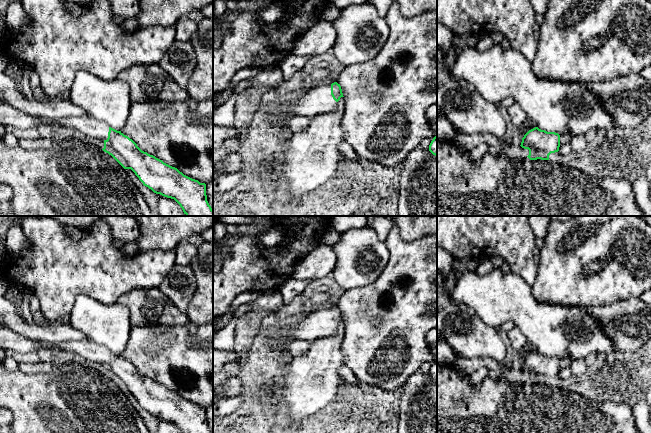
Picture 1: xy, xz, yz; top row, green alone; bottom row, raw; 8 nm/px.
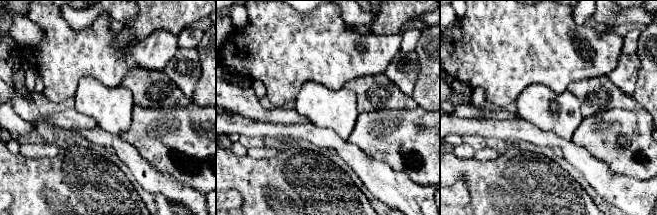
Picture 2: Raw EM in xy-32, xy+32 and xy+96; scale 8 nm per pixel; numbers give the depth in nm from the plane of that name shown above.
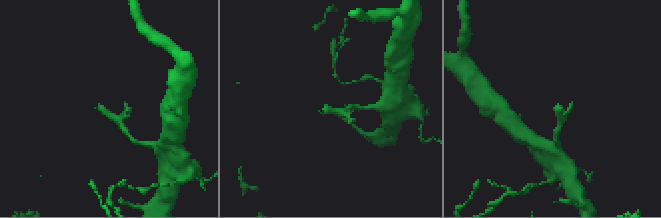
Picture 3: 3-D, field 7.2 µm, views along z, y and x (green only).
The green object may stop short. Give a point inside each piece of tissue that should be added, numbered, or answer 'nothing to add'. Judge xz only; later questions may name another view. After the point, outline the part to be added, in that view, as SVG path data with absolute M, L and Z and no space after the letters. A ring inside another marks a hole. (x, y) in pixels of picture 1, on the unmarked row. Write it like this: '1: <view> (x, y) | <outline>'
1: xz (318, 324) | M331 308L321 309L309 314L301 322L282 327L274 326L267 330L267 335L279 342L293 340L313 341L325 336L333 336L337 326L331 319Z

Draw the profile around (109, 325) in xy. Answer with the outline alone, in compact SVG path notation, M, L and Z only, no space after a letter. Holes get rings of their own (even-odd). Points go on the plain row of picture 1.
M84 294L77 296L69 314L69 324L74 329L82 332L91 342L103 345L117 355L120 355L125 349L132 327L130 311L126 306L118 302L106 305Z

